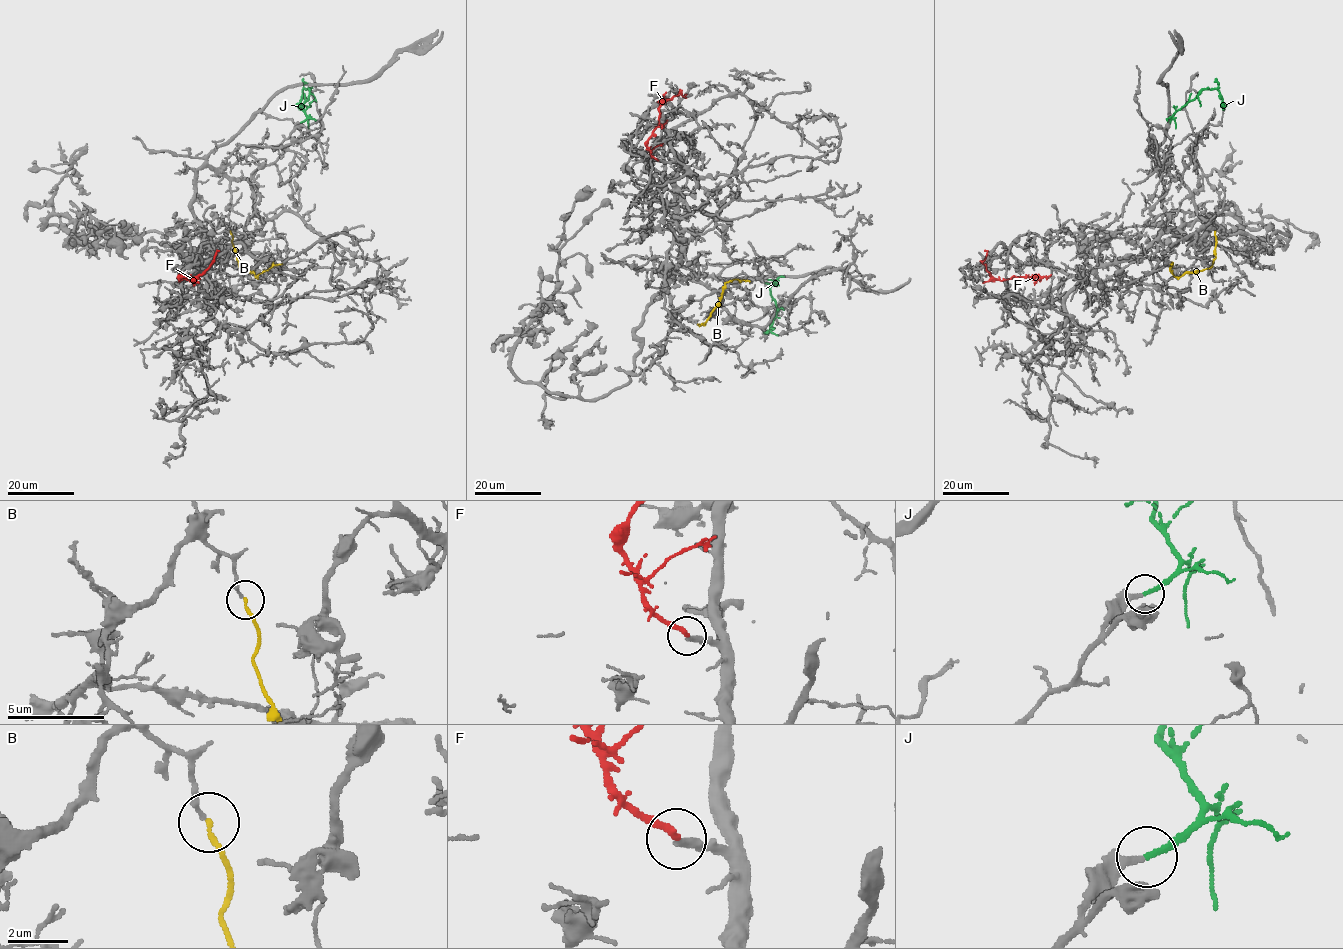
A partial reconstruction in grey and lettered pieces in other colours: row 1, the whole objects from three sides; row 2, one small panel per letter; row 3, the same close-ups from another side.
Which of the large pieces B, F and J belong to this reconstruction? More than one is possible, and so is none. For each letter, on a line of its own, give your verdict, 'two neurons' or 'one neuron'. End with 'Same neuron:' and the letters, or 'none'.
B: two neurons
F: one neuron
J: one neuron
Same neuron: F, J

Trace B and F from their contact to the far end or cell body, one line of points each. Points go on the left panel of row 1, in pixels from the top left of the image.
B: (230, 231), (240, 268), (253, 272), (257, 277), (274, 265), (282, 264)
F: (190, 274), (179, 275), (194, 279), (212, 263), (219, 251)

